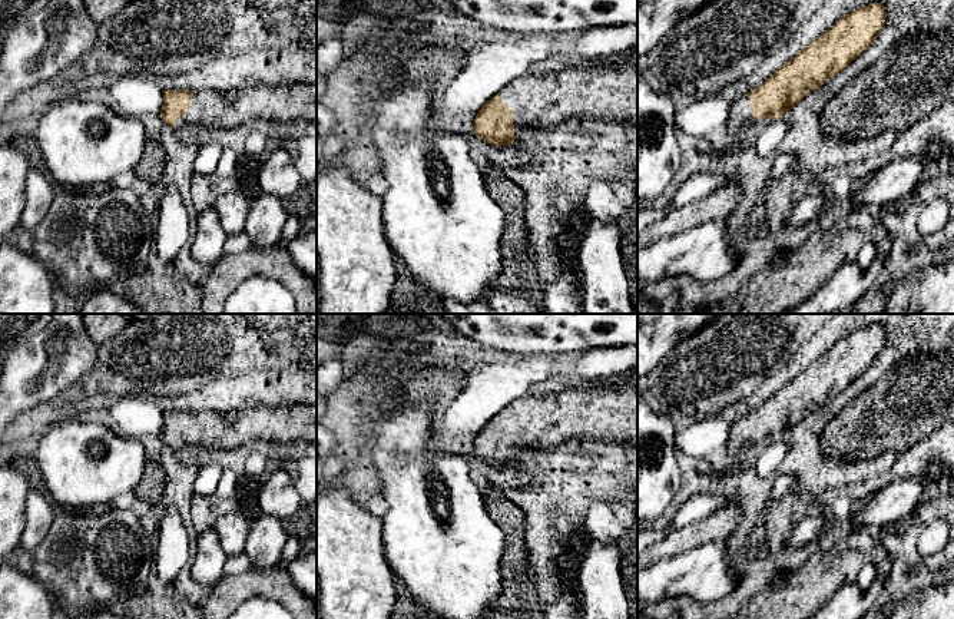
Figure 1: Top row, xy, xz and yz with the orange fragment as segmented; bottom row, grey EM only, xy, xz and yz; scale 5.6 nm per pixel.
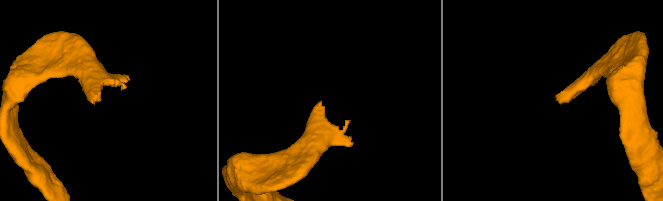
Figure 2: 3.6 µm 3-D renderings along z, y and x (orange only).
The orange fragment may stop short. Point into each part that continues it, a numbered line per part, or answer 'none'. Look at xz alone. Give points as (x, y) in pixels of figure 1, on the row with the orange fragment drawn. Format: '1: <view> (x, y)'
1: xz (609, 93)

